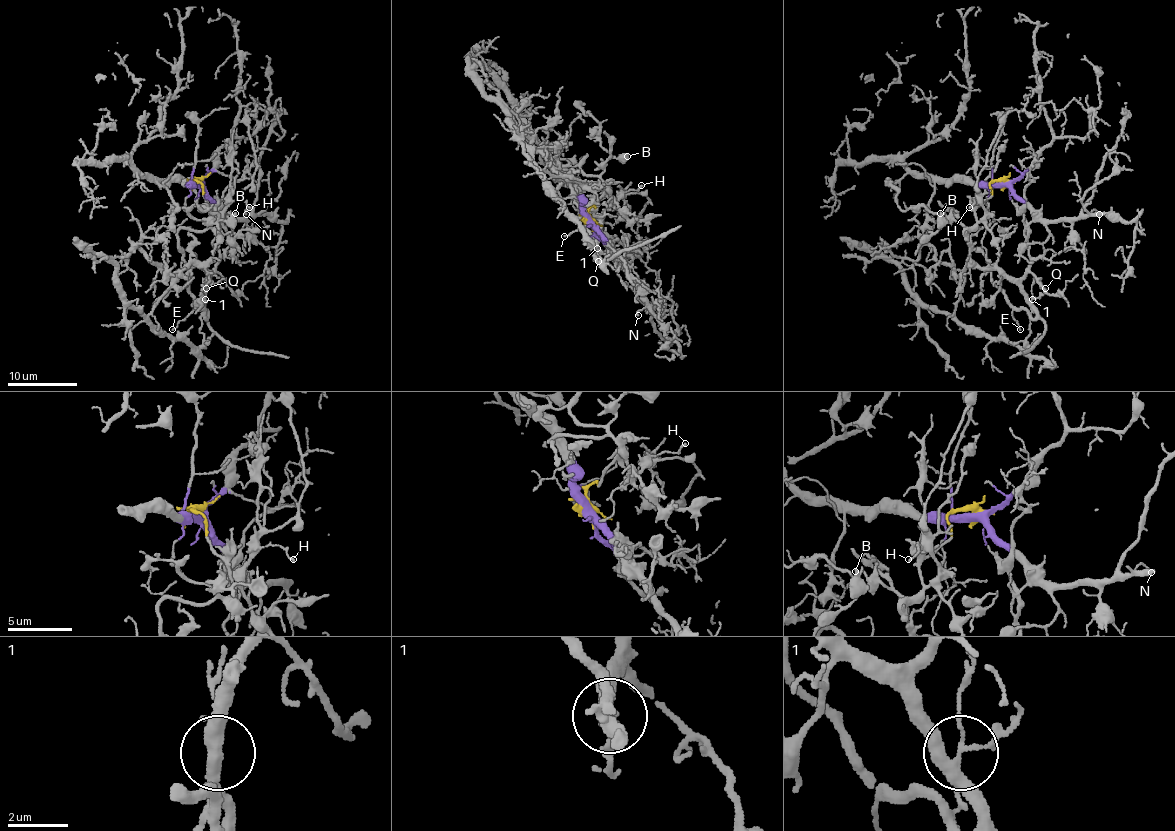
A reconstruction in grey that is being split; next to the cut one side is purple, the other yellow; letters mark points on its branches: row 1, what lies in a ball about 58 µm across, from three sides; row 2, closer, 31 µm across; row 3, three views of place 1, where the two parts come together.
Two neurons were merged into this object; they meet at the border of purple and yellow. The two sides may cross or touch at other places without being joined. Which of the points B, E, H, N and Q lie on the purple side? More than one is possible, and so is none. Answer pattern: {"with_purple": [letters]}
{"with_purple": ["N"]}

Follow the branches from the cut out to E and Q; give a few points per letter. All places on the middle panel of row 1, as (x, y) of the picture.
E: (590, 223), (590, 209), (607, 191), (611, 205), (611, 198), (586, 210), (581, 207), (584, 228), (563, 236)
Q: (590, 223), (590, 209), (607, 191), (611, 195), (611, 205), (611, 198), (597, 207), (598, 261)

